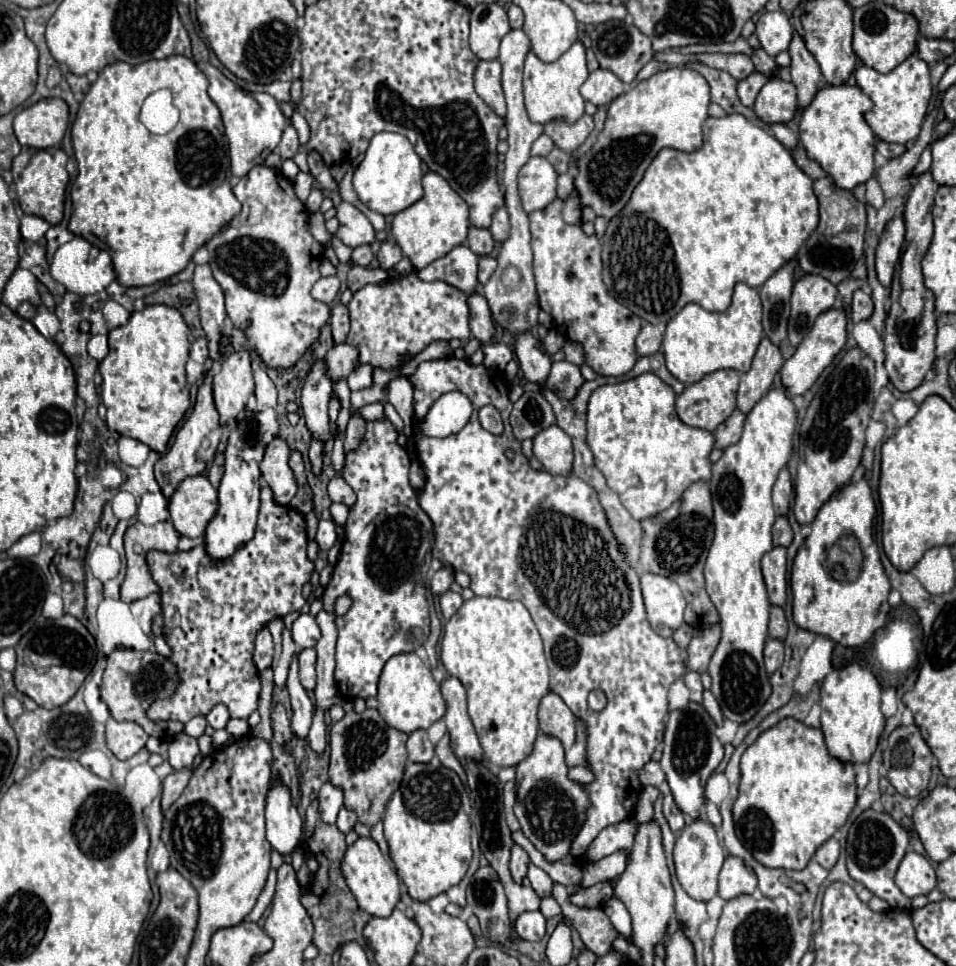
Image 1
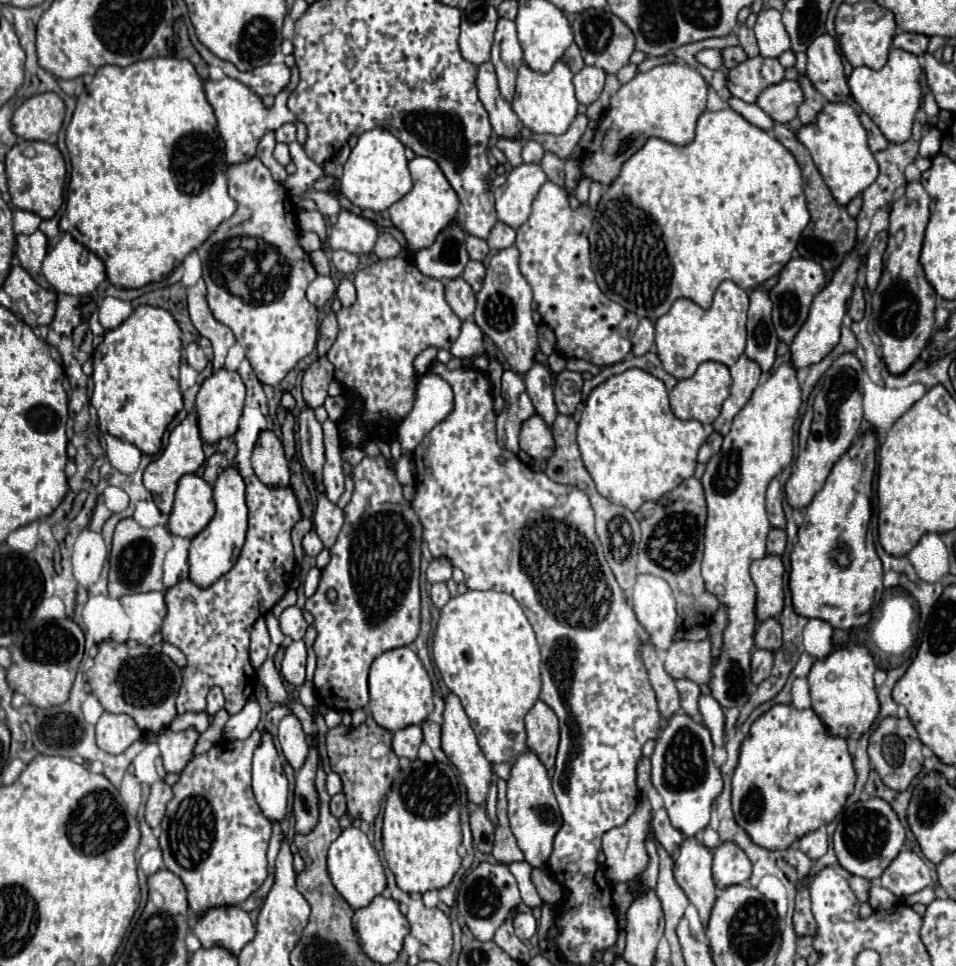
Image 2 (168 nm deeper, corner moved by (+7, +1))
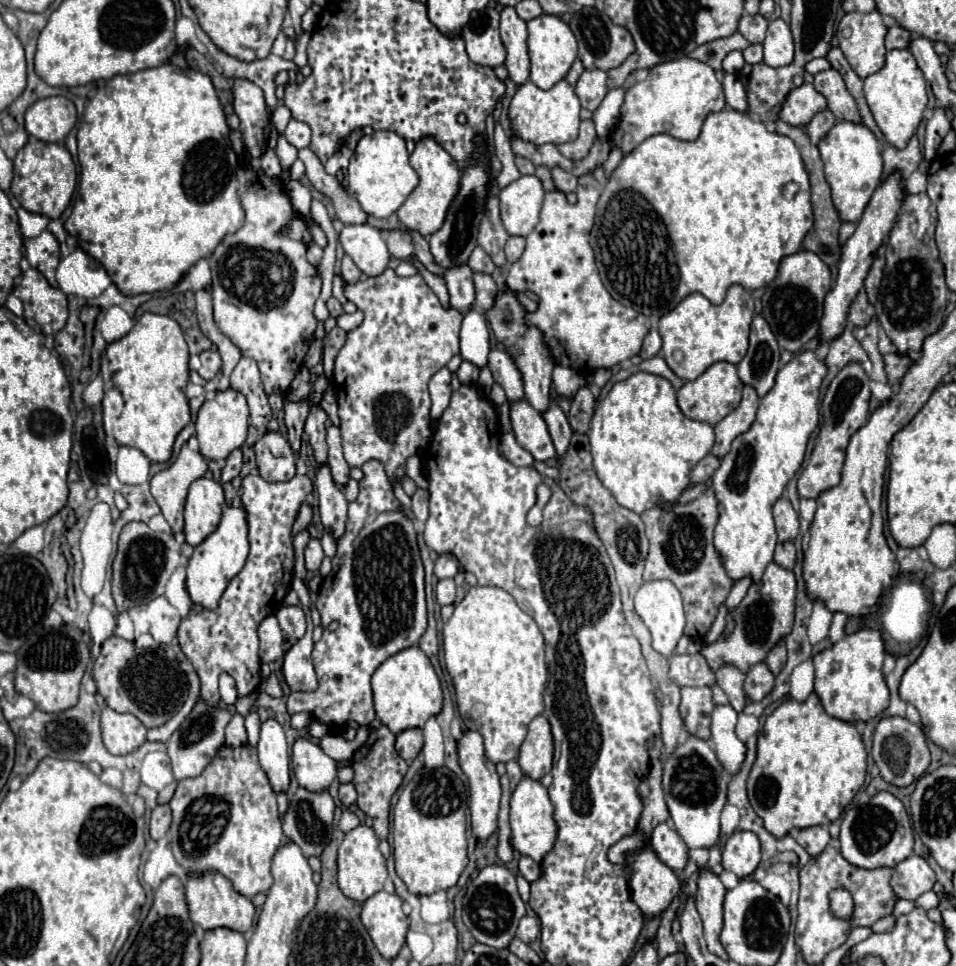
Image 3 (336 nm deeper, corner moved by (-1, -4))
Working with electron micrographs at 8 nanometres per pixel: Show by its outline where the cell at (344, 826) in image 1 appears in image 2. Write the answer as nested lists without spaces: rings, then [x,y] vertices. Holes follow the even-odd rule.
[[[340,792],[336,796],[332,796],[332,802],[330,802],[330,812],[340,818],[342,814],[346,814],[346,796]]]

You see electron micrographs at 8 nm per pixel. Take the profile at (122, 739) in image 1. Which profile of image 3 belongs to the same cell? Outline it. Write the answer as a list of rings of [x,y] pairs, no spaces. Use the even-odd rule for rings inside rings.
[[[102,711],[102,739],[112,755],[126,755],[146,741],[146,727],[130,713]]]

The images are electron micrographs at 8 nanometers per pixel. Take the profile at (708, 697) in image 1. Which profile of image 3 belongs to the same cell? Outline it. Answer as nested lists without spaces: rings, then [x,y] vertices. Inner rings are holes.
[[[716,705],[712,711],[712,741],[714,741],[714,751],[720,759],[720,763],[734,775],[746,755],[746,745],[736,737],[734,727],[736,727],[736,717],[738,713],[730,705]]]

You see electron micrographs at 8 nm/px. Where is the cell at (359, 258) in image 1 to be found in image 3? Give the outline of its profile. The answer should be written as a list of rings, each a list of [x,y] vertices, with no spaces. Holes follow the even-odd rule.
[[[344,255],[342,259],[342,277],[346,283],[356,283],[362,277],[362,271],[356,267],[356,263],[348,255]]]

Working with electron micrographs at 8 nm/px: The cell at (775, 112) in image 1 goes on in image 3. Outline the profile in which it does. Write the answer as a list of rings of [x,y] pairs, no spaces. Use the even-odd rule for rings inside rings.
[[[804,83],[788,93],[780,107],[780,119],[788,125],[808,125],[810,119],[826,109],[826,99],[814,89],[814,85]]]

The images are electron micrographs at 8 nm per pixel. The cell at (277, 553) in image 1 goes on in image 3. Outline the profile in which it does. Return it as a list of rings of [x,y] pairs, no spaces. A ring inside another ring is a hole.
[[[246,475],[242,481],[242,505],[248,513],[250,555],[244,569],[228,583],[216,609],[192,605],[178,627],[178,643],[202,681],[202,701],[218,703],[218,675],[228,673],[236,681],[238,697],[254,693],[262,681],[258,659],[258,625],[282,607],[294,579],[292,525],[298,519],[302,501],[312,493],[312,481],[296,475],[286,483],[268,483],[260,475]]]

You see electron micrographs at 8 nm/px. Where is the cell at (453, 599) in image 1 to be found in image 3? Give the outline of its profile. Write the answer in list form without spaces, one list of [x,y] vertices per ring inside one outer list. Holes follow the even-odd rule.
[[[442,579],[436,585],[436,599],[440,605],[450,605],[456,599],[456,585],[452,579]]]

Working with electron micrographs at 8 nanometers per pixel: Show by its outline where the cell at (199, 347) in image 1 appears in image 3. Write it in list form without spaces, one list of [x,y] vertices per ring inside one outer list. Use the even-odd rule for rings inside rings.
[[[202,351],[200,353],[200,361],[202,361],[202,367],[200,367],[198,373],[206,381],[212,379],[220,371],[220,367],[222,367],[222,359],[220,359],[220,355],[216,351]]]

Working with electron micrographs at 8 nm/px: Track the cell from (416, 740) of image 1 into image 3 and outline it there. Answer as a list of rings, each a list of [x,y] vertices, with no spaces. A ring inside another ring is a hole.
[[[406,729],[396,735],[396,751],[408,763],[418,757],[418,753],[422,751],[422,745],[424,745],[422,729]]]

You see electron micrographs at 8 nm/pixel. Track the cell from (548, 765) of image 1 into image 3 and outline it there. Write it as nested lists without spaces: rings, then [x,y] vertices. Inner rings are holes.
[[[528,775],[522,777],[522,781],[518,783],[518,787],[512,793],[510,827],[512,827],[512,845],[520,855],[528,855],[536,863],[540,863],[544,859],[544,855],[552,851],[556,833],[558,833],[558,825],[554,821],[554,805],[548,797],[548,789],[540,781],[536,781]]]

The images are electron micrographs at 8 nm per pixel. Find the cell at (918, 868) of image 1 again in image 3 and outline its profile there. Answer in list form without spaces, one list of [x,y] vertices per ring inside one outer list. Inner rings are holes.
[[[910,855],[900,865],[896,865],[890,879],[892,891],[900,899],[908,901],[914,901],[922,893],[930,891],[934,883],[936,883],[936,873],[920,855]]]

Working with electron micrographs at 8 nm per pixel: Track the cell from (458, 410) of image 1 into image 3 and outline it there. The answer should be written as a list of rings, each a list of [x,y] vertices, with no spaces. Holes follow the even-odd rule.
[[[444,367],[440,369],[432,379],[430,379],[430,397],[432,397],[432,409],[430,409],[430,419],[438,421],[444,409],[448,407],[448,401],[452,397],[452,387],[450,387],[450,377],[452,373]]]

